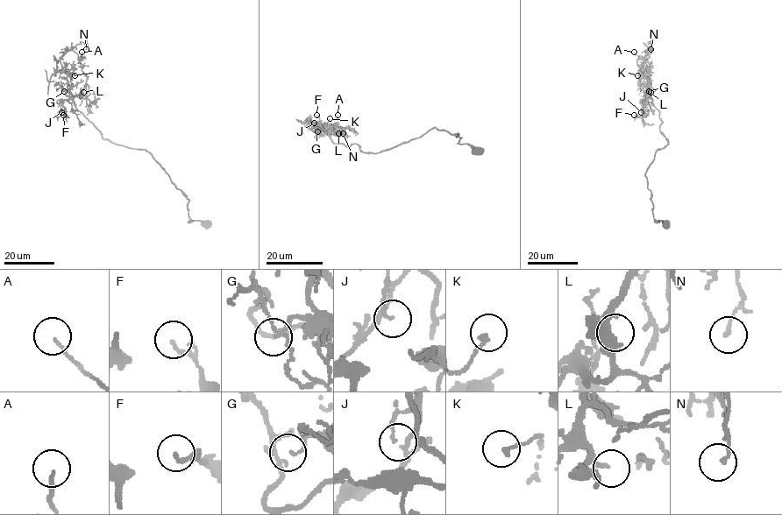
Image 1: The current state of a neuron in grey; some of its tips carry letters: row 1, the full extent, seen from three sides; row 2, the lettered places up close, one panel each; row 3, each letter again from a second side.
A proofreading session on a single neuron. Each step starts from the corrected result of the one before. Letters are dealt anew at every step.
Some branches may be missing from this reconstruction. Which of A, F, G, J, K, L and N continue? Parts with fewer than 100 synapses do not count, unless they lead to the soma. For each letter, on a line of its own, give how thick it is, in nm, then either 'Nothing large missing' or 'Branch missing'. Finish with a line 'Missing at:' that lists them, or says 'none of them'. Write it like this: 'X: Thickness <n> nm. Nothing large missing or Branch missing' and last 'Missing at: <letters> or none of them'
A: Thickness 110 nm. Nothing large missing
F: Thickness 150 nm. Nothing large missing
G: Thickness 110 nm. Nothing large missing
J: Thickness 100 nm. Nothing large missing
K: Thickness 160 nm. Nothing large missing
L: Thickness 90 nm. Nothing large missing
N: Thickness 120 nm. Nothing large missing
Missing at: none of them

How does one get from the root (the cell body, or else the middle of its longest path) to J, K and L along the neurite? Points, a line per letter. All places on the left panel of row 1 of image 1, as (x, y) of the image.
J: (205, 224), (189, 221), (186, 196), (148, 152), (104, 140), (77, 109), (72, 96), (63, 100), (61, 112)
K: (205, 224), (189, 221), (186, 196), (148, 152), (104, 140), (77, 109), (67, 88), (74, 75)
L: (205, 224), (189, 221), (186, 196), (148, 152), (103, 137), (74, 103), (73, 99), (83, 92)

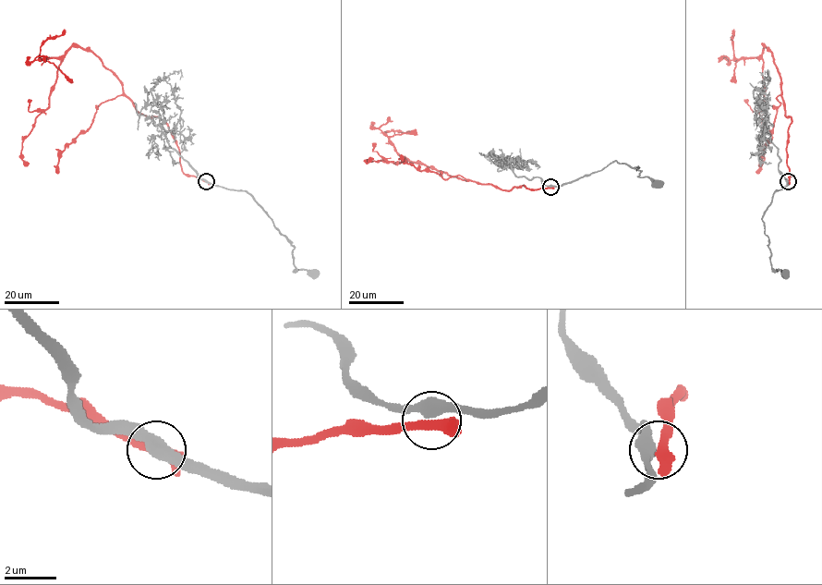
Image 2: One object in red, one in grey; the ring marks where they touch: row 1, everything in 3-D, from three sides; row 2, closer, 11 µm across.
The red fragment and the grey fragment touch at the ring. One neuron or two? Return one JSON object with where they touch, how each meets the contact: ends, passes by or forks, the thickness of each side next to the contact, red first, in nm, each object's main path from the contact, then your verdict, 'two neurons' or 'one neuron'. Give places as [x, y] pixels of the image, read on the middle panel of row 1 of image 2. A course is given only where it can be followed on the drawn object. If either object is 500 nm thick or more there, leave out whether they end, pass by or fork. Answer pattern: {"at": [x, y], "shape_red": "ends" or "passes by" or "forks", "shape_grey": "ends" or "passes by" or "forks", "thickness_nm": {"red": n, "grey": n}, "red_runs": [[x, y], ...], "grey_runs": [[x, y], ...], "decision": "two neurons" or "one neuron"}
{"at": [550, 187], "shape_red": "forks", "shape_grey": "passes by", "thickness_nm": {"red": 320, "grey": 460}, "red_runs": [[550, 187], [531, 188], [523, 186], [503, 190], [461, 180], [410, 161], [367, 163], [369, 157]], "grey_runs": [[550, 187], [589, 176], [614, 161], [638, 167], [639, 176], [646, 176], [657, 186]], "decision": "two neurons"}

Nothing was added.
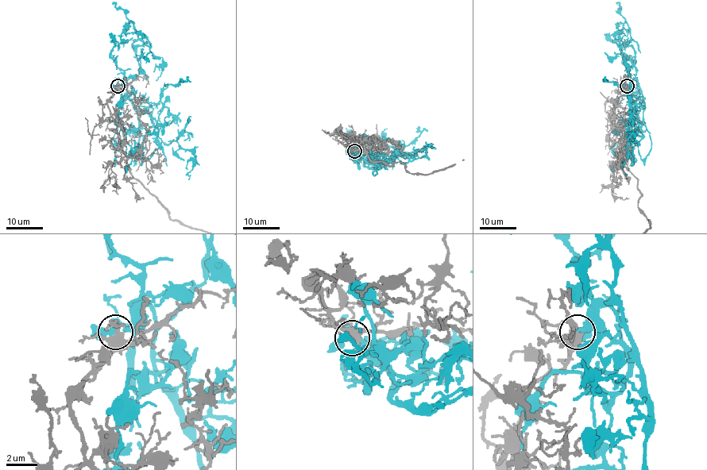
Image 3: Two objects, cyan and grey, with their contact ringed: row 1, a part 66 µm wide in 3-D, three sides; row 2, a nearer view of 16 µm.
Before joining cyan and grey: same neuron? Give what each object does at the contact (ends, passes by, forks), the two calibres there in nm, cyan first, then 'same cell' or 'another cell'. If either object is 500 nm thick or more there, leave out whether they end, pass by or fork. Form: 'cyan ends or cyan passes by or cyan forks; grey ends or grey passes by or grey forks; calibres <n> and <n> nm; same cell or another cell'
cyan passes by; grey forks; calibres 240 and 400 nm; another cell

